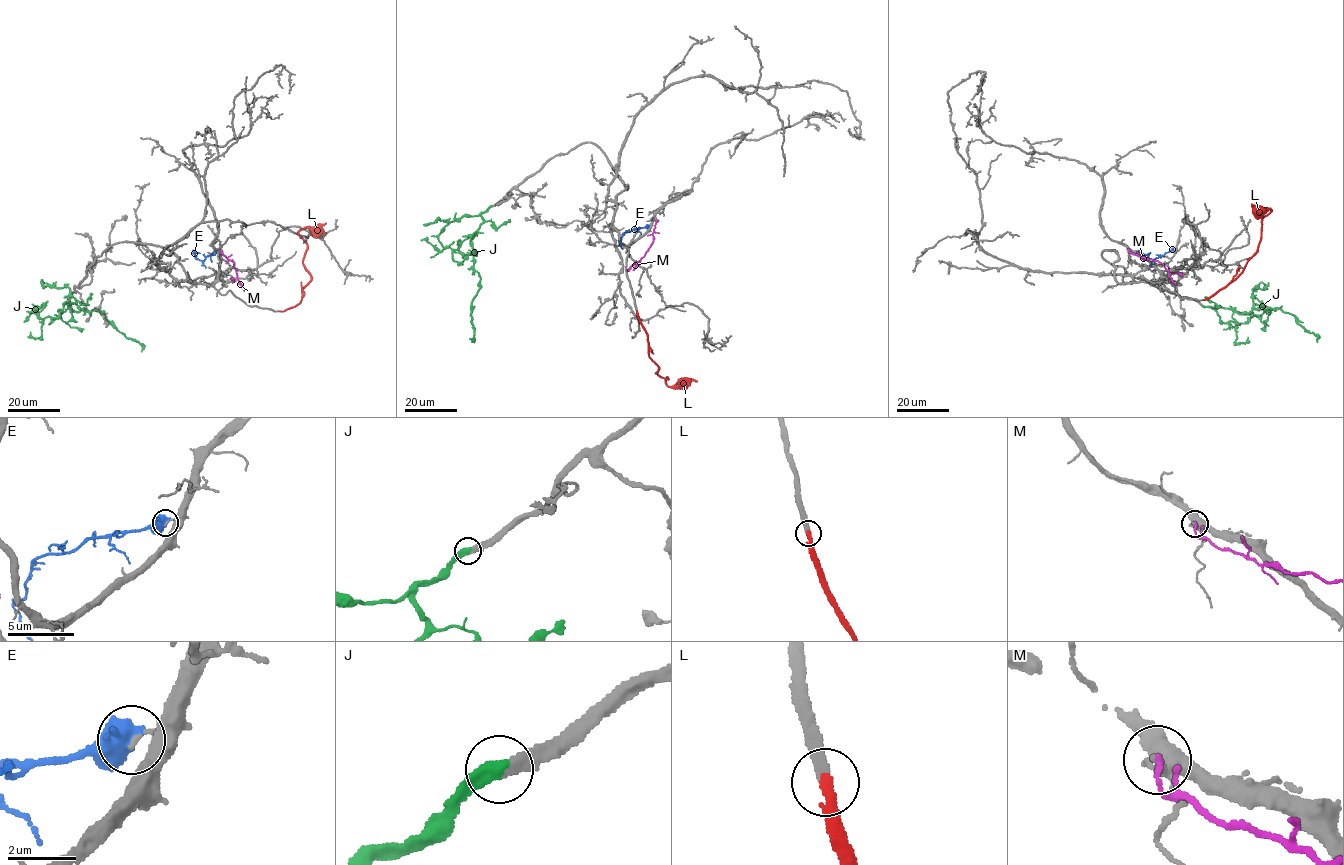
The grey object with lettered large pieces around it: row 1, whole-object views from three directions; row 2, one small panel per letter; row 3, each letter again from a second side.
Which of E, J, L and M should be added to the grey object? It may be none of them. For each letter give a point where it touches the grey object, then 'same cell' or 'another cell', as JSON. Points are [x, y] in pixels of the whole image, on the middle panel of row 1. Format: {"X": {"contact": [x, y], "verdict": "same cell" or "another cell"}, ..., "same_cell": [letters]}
{"E": {"contact": [648, 226], "verdict": "another cell"}, "J": {"contact": [491, 206], "verdict": "same cell"}, "L": {"contact": [637, 311], "verdict": "same cell"}, "M": {"contact": [658, 220], "verdict": "another cell"}, "same_cell": ["J", "L"]}

